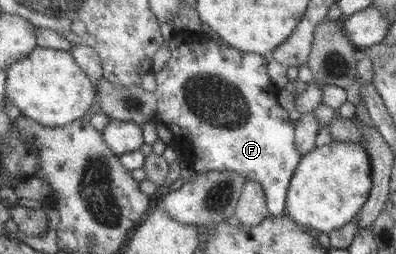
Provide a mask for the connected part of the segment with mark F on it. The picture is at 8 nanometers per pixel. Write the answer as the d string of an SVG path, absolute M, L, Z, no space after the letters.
M173 31L169 41L165 43L170 55L167 62L162 67L162 70L154 73L156 89L152 93L156 98L156 118L165 125L165 128L168 128L171 134L174 134L171 140L173 148L180 154L179 156L185 158L185 162L191 164L191 168L194 169L195 173L207 171L233 171L242 174L248 180L257 182L257 184L261 185L261 189L264 190L268 216L273 216L273 218L283 216L285 212L286 190L289 187L289 181L293 176L293 171L297 168L301 154L296 149L294 143L294 120L289 119L288 112L277 103L282 89L270 81L266 71L265 56L251 52L241 52L231 46L225 47L219 45L219 43L215 43L209 35L205 32L202 33L201 31Z

